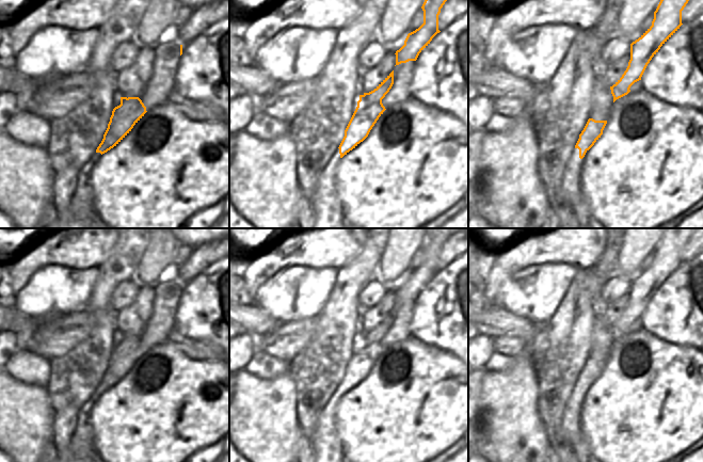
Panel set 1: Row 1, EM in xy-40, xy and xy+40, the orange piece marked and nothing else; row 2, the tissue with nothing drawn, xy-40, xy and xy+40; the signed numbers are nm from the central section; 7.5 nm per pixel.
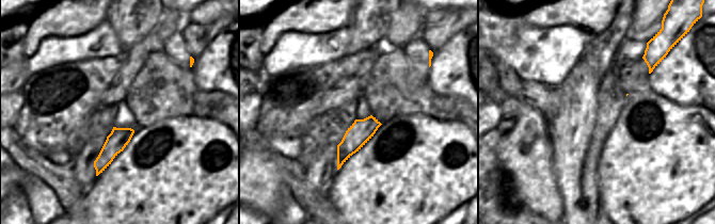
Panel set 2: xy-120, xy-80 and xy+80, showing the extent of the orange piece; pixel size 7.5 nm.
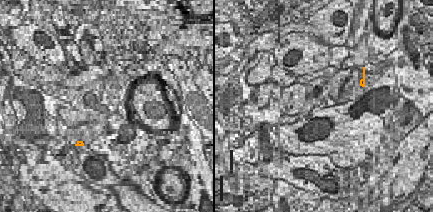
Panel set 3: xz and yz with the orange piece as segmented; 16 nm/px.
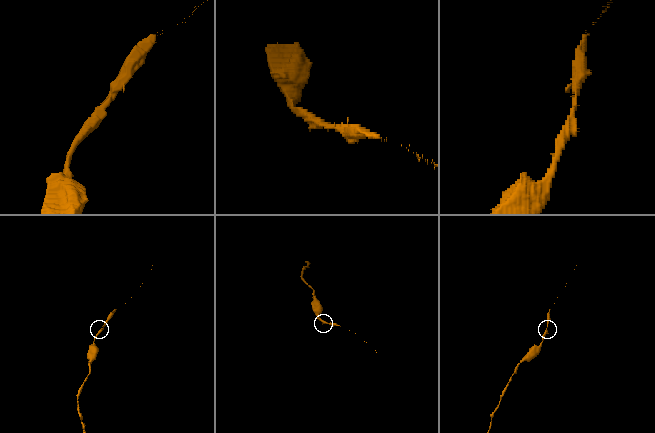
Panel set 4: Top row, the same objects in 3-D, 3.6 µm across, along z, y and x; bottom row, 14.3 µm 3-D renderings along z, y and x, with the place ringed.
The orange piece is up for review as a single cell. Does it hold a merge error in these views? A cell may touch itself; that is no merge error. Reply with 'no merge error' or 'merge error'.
no merge error

